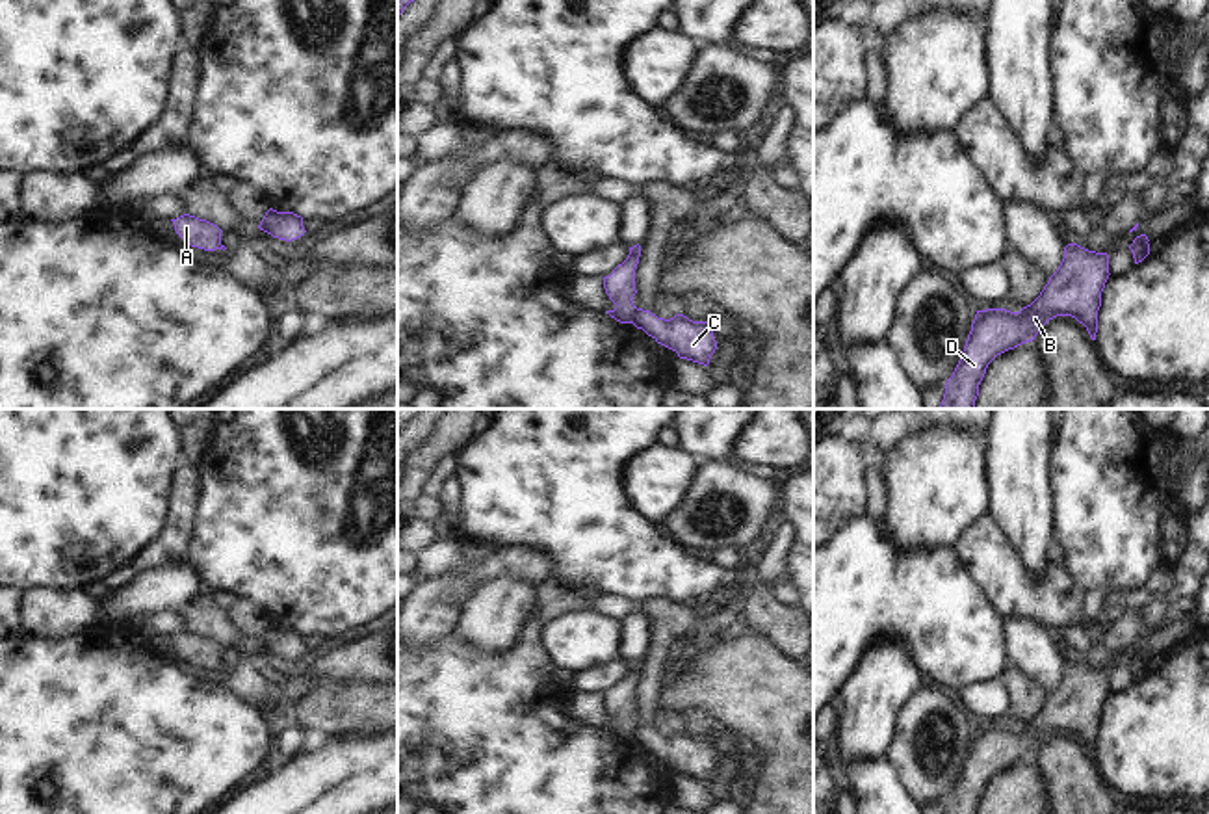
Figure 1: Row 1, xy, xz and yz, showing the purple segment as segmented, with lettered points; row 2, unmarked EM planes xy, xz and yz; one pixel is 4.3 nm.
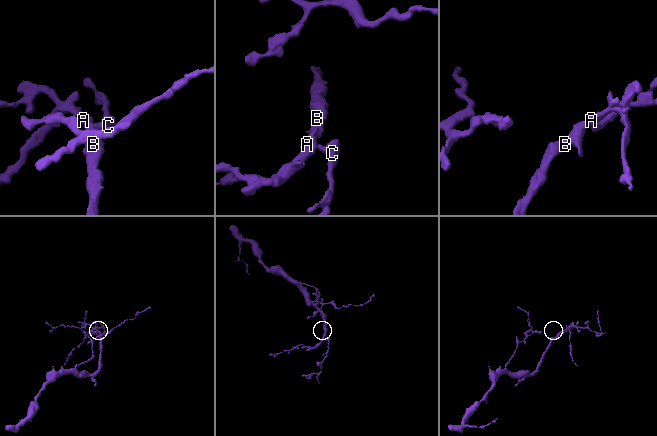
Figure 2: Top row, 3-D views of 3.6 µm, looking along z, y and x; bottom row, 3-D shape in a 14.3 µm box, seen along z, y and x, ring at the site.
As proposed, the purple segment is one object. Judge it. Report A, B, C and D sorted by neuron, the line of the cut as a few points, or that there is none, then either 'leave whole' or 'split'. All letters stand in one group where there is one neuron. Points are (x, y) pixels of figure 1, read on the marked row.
A B D / C; cut in xz along (636, 307), (632, 322); split

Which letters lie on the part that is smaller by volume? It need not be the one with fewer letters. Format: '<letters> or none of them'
C

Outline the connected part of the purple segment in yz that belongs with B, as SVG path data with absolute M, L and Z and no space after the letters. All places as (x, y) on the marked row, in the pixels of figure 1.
M1068 243L1059 269L1031 305L1020 312L977 310L962 357L945 383L940 409L973 409L988 364L997 355L1033 342L1057 316L1075 318L1096 340L1101 292L1109 275L1107 253Z

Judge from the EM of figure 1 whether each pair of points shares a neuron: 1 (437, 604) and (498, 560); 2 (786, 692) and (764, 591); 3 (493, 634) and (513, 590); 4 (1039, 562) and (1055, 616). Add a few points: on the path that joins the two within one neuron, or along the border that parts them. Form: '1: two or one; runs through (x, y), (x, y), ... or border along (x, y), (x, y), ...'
1: two; border along (428, 578), (467, 573), (480, 586)
2: two; border along (745, 632), (766, 638), (793, 660)
3: one; runs through (494, 623), (496, 614), (509, 601)
4: two; border along (1013, 545), (1035, 575), (1044, 577), (1048, 573)

